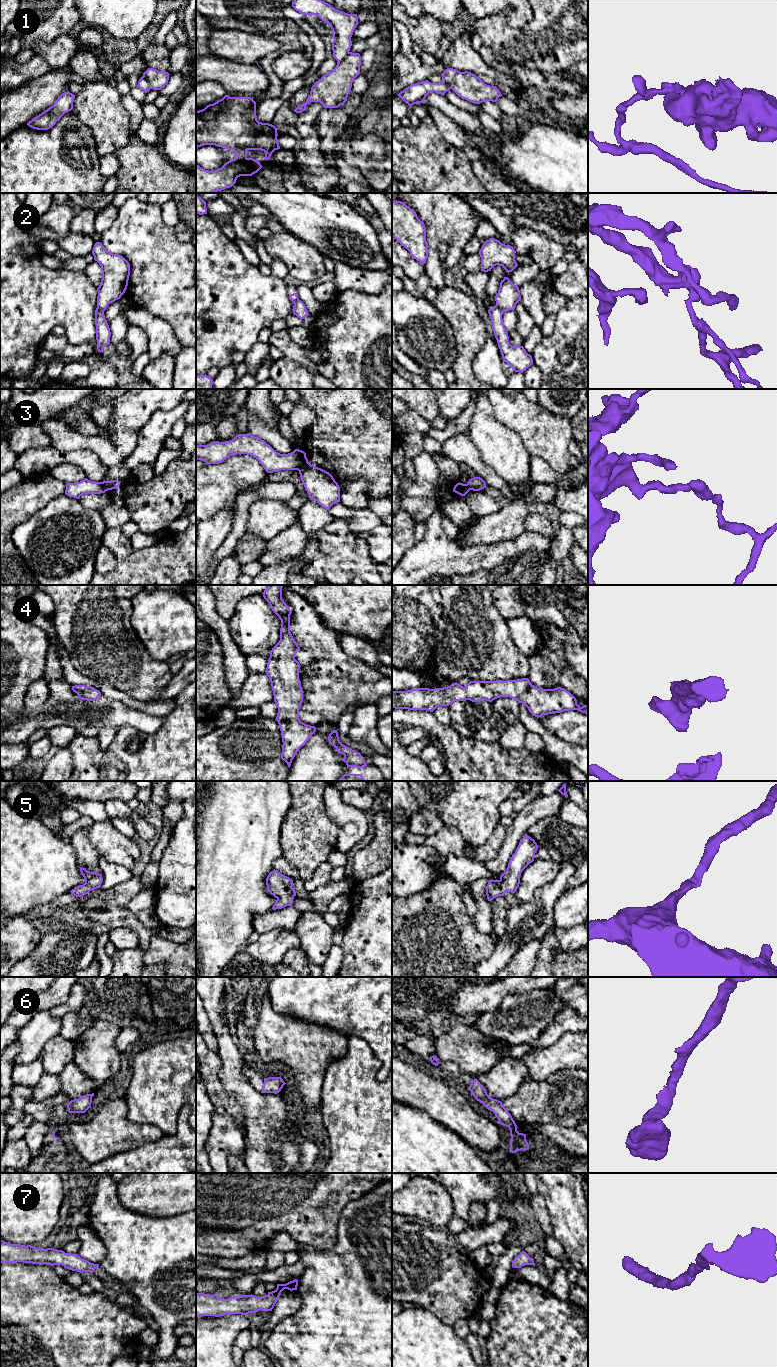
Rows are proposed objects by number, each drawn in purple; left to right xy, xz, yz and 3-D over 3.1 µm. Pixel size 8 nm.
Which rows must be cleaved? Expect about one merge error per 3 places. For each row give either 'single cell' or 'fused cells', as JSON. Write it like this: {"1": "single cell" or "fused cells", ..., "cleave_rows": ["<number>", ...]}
{"1": "fused cells", "2": "fused cells", "3": "fused cells", "4": "single cell", "5": "single cell", "6": "single cell", "7": "single cell", "cleave_rows": ["1", "2", "3"]}

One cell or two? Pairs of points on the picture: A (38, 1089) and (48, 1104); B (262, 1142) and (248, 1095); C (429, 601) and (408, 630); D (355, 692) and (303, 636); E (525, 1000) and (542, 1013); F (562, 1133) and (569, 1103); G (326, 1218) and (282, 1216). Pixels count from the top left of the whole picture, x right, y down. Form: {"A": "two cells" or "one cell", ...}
{"A": "two cells", "B": "one cell", "C": "one cell", "D": "one cell", "E": "one cell", "F": "two cells", "G": "one cell"}

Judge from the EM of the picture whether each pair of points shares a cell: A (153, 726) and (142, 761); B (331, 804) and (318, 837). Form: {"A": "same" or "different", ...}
{"A": "different", "B": "different"}

